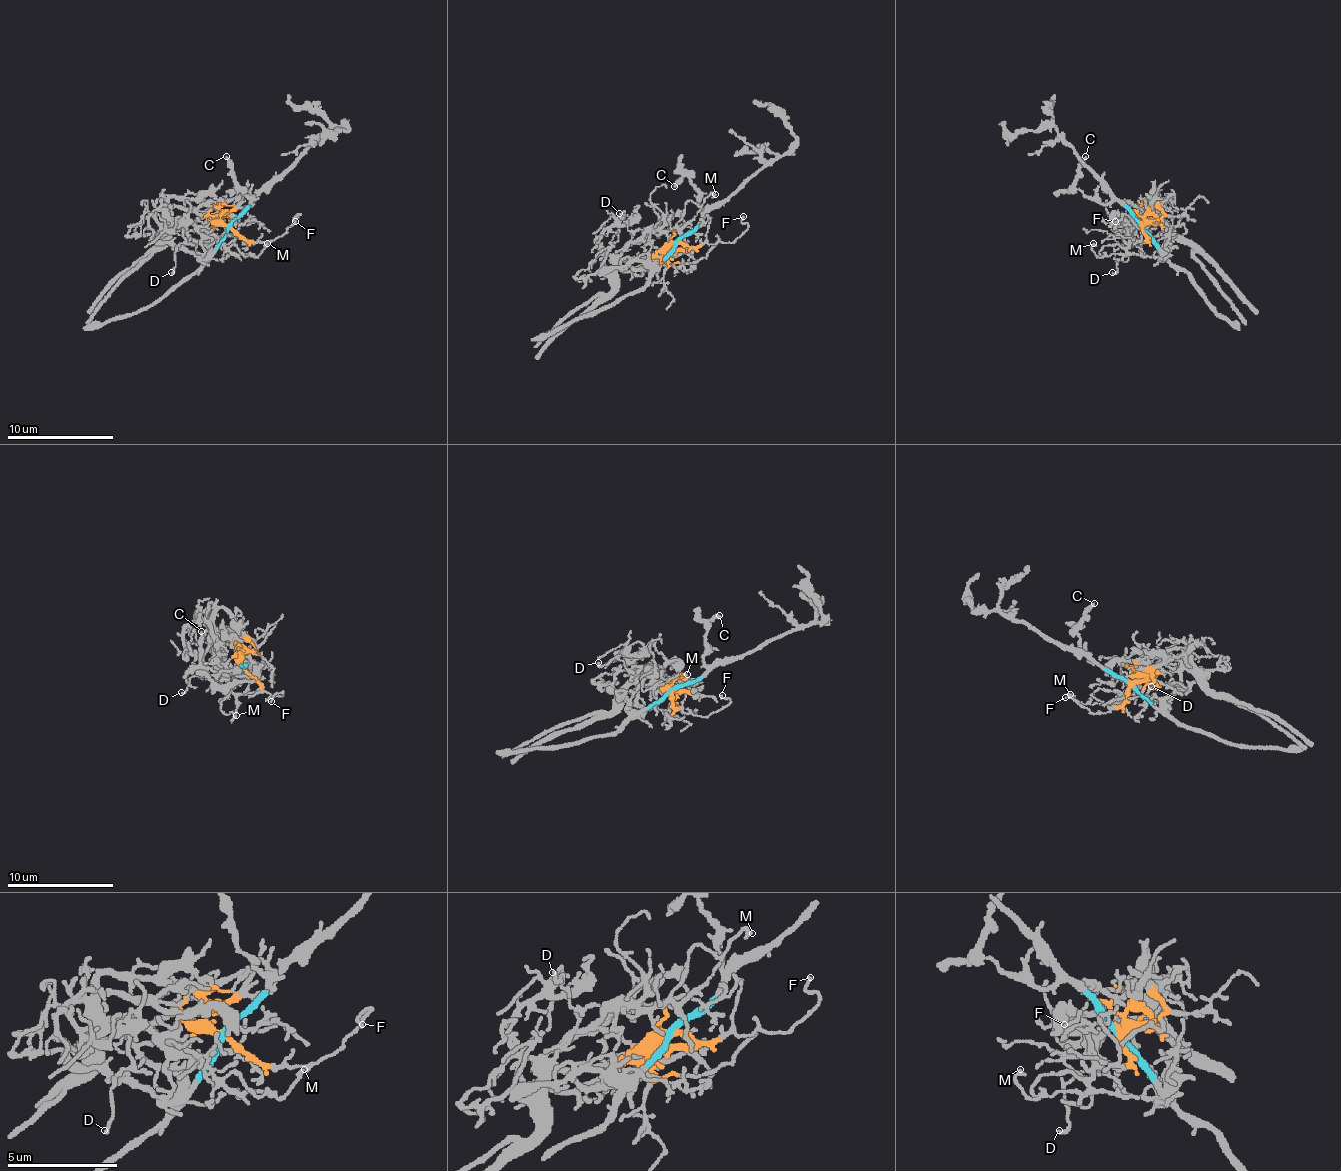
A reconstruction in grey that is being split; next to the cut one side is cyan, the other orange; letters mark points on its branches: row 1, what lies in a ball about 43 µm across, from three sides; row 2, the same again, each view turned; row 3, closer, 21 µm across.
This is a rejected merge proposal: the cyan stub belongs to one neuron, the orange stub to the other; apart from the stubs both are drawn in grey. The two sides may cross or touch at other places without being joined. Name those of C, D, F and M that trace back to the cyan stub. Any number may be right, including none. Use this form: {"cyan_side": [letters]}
{"cyan_side": ["C"]}

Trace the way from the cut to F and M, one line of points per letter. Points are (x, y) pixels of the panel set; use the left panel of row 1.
F: (228, 225), (249, 241), (268, 241), (284, 233), (300, 214), (295, 222)
M: (228, 225), (212, 214), (196, 211), (204, 225), (236, 254), (255, 257), (268, 243)

